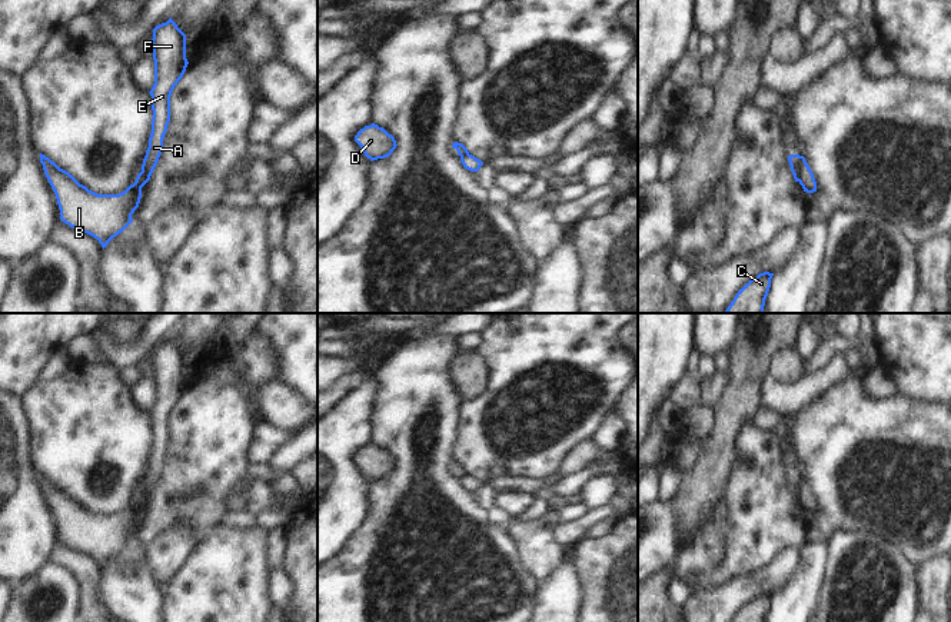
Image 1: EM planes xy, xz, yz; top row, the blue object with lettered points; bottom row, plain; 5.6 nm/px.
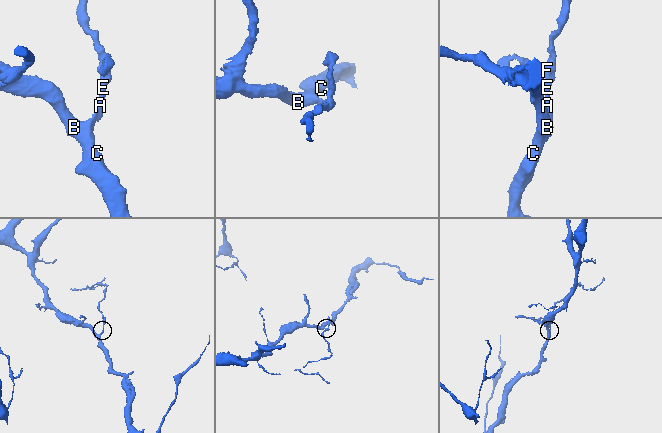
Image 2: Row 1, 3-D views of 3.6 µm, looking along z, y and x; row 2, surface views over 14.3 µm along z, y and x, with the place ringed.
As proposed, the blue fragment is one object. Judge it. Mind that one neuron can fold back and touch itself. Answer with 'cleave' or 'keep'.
cleave

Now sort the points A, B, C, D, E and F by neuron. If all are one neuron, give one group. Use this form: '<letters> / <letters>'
A E F / B C D

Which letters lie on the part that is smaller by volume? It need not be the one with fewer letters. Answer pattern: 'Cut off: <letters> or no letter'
Cut off: A, E, F

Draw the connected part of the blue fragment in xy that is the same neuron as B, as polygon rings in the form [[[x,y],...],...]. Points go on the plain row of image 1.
[[[41,473],[40,483],[43,485],[44,495],[56,515],[60,529],[60,540],[79,552],[93,556],[99,561],[103,569],[113,558],[122,553],[133,542],[132,535],[139,528],[142,519],[143,485],[136,502],[123,513],[97,515],[80,505],[69,492],[60,489],[54,482]]]

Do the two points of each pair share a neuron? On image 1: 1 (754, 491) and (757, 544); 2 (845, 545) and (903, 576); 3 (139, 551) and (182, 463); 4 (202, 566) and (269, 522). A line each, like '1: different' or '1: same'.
1: same
2: same
3: different
4: different

